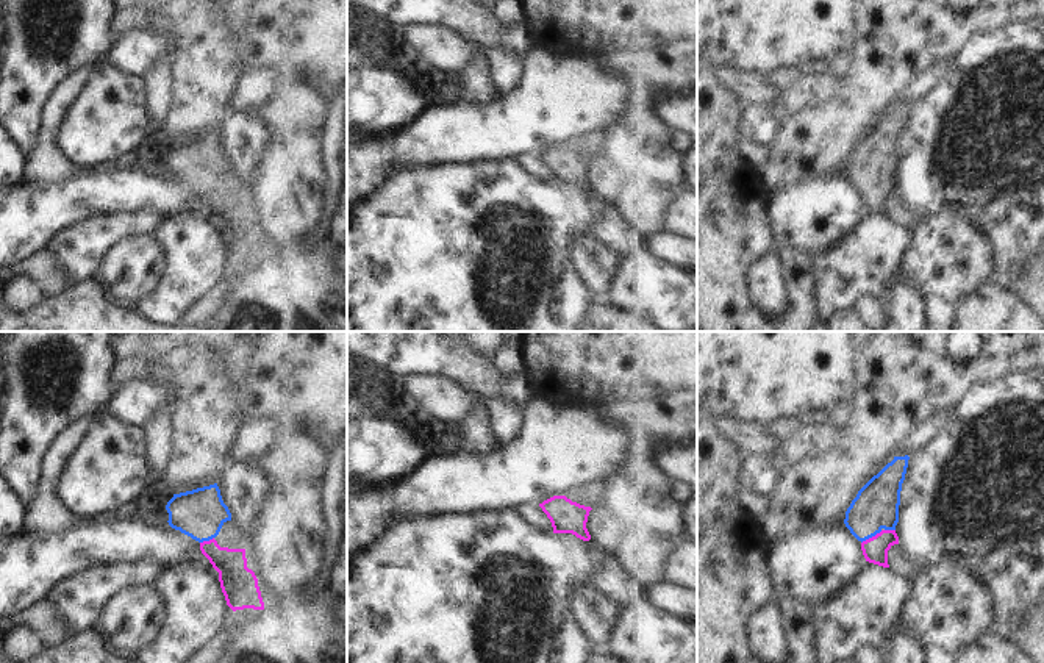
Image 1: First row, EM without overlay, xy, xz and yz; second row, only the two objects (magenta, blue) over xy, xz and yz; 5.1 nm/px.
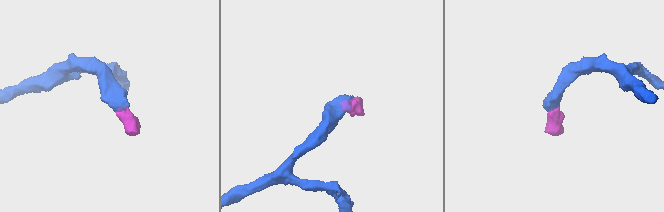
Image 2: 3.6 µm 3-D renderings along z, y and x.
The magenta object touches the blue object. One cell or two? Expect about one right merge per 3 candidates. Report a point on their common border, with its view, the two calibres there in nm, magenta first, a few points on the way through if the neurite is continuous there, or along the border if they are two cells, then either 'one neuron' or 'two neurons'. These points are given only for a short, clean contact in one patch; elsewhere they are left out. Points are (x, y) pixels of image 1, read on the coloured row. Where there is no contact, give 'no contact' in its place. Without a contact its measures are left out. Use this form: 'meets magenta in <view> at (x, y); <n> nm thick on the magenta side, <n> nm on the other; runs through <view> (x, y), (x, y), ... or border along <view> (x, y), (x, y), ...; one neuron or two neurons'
meets magenta in yz at (872, 537); 130 nm thick on the magenta side, 240 nm on the other; runs through yz (874, 549), (872, 537), (872, 510), (875, 507); one neuron

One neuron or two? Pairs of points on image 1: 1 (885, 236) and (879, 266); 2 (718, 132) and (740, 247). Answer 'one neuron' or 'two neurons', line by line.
1: one neuron
2: one neuron

